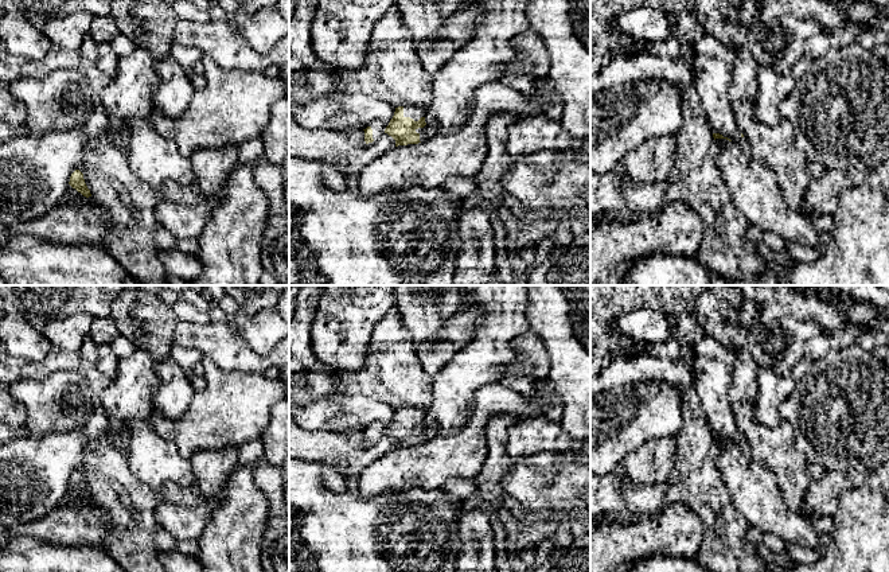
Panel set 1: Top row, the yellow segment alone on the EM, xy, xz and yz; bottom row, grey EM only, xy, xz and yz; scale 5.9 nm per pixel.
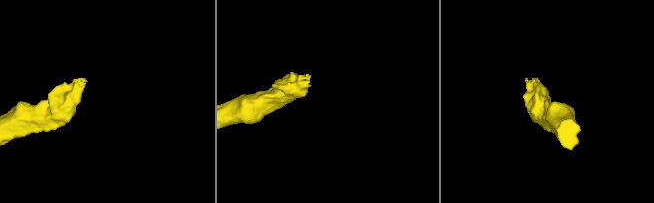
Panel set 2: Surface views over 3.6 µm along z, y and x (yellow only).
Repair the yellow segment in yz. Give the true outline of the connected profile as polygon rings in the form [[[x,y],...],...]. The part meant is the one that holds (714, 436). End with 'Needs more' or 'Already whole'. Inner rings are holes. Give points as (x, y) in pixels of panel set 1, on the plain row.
[[[694,355],[693,369],[695,377],[693,386],[714,441],[732,443],[738,450],[741,460],[750,462],[750,447],[737,428],[733,404],[729,401],[730,367],[714,358]]]. Needs more

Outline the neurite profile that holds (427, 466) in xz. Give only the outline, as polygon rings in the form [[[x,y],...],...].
[[[500,381],[487,384],[475,393],[472,412],[457,433],[438,433],[426,443],[394,448],[387,455],[369,463],[359,472],[359,495],[363,499],[370,499],[386,493],[408,489],[441,489],[449,478],[475,479],[488,455],[486,425],[490,419],[500,413],[514,413],[519,417],[545,415],[547,406],[549,401],[542,394],[523,396],[506,388]]]

